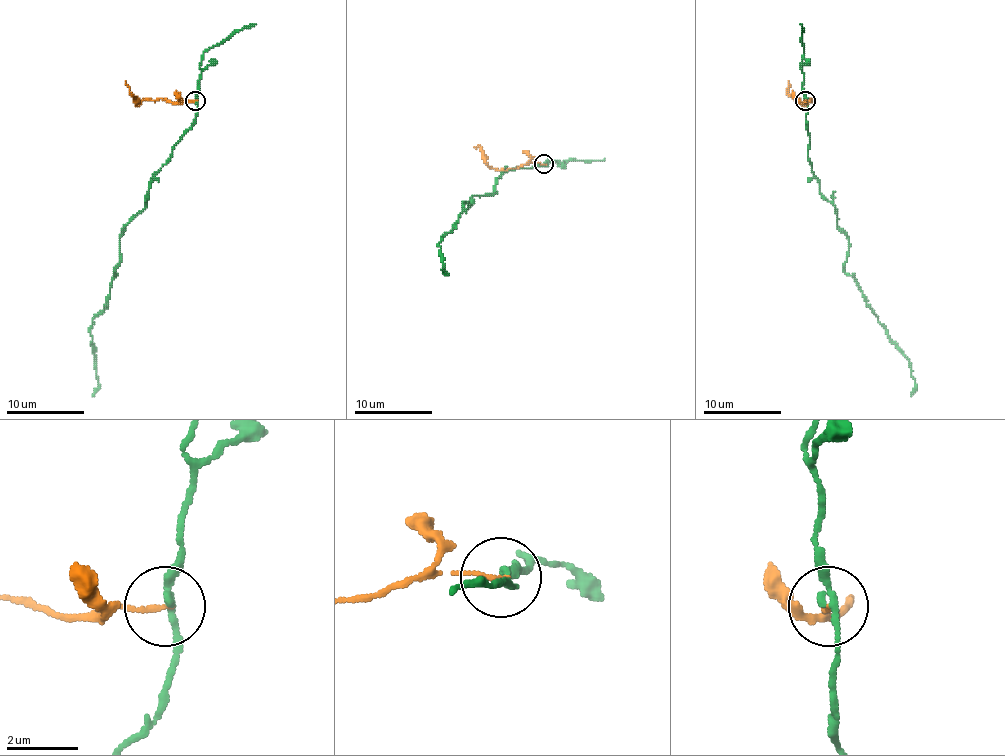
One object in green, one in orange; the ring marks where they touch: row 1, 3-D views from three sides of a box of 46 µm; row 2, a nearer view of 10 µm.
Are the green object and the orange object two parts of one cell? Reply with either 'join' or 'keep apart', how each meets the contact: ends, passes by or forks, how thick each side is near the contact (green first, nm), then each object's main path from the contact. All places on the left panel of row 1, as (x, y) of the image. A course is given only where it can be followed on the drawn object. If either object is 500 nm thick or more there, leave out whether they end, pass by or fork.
keep apart; green passes by; orange ends there; 190 nm thick on the green side, 130 nm on the other; green runs (195, 100), (195, 121), (154, 176), (147, 205), (119, 236), (108, 304), (90, 330), (98, 380), (92, 396); orange runs (195, 100), (149, 100), (137, 104), (125, 80)

